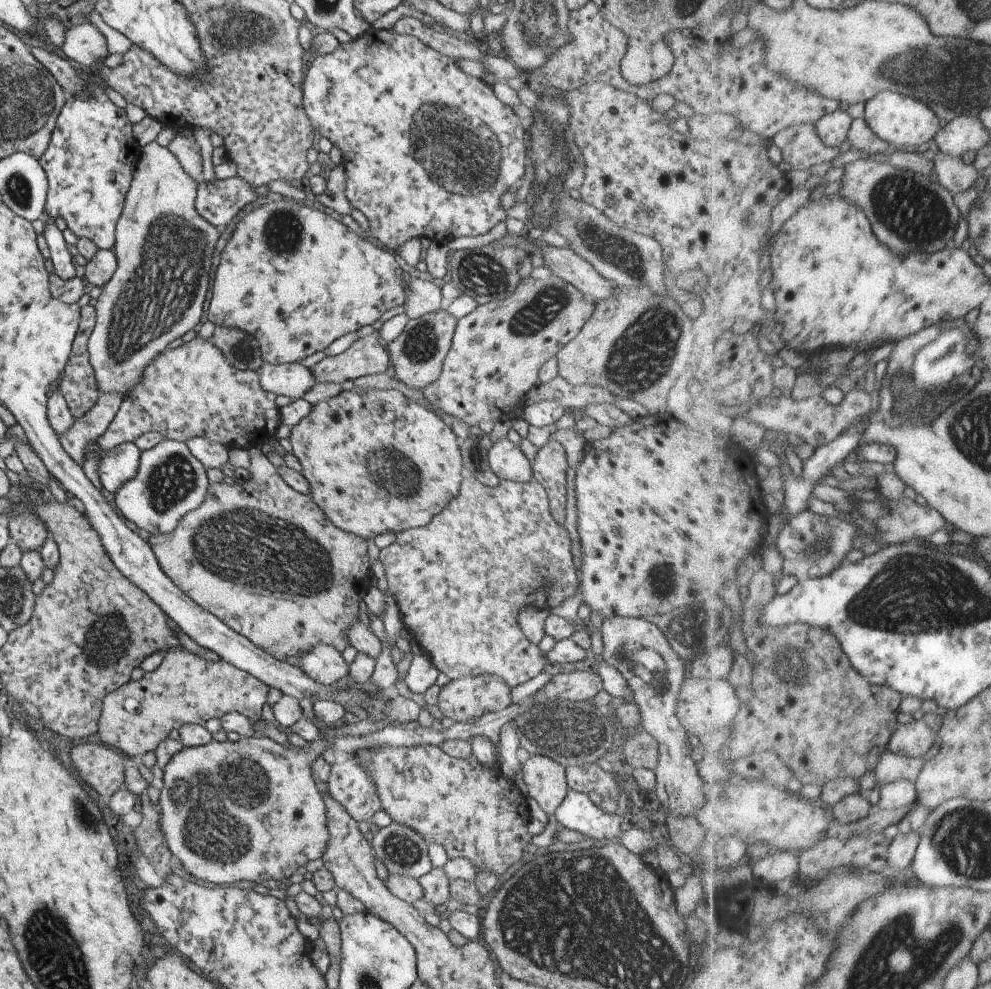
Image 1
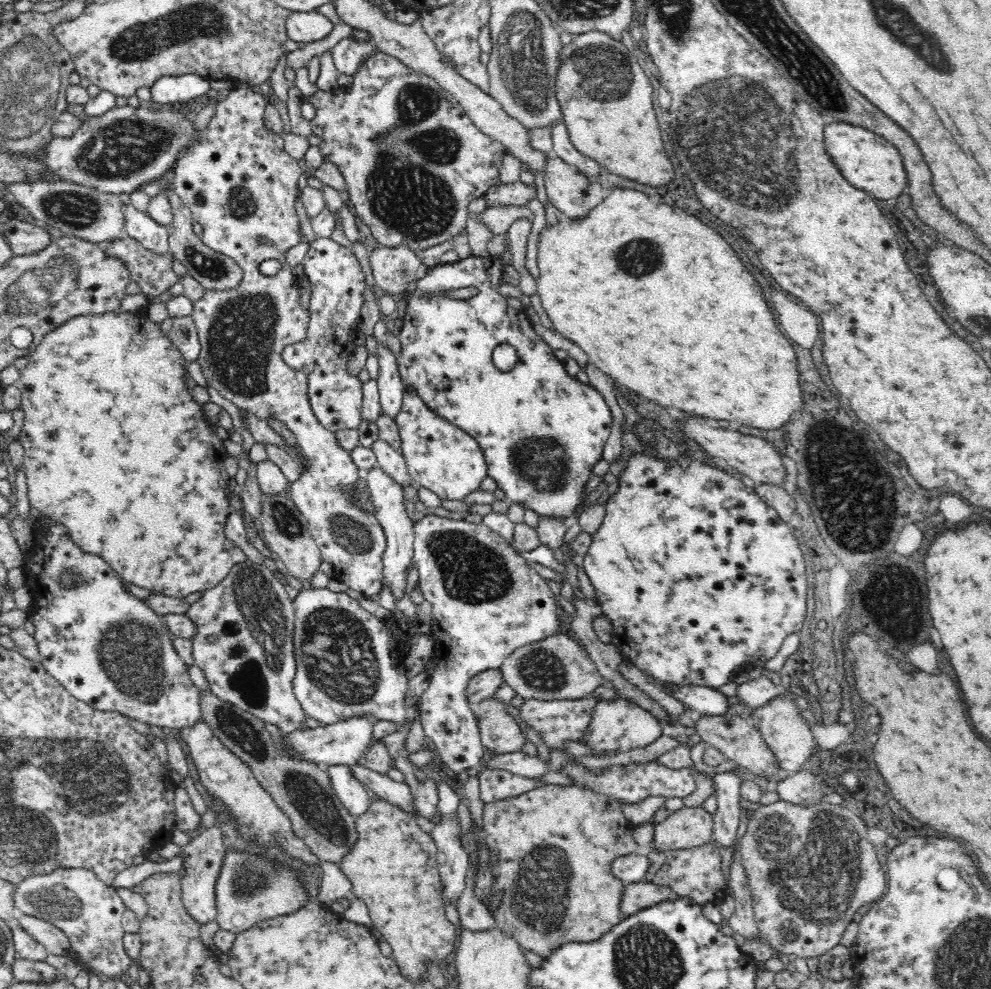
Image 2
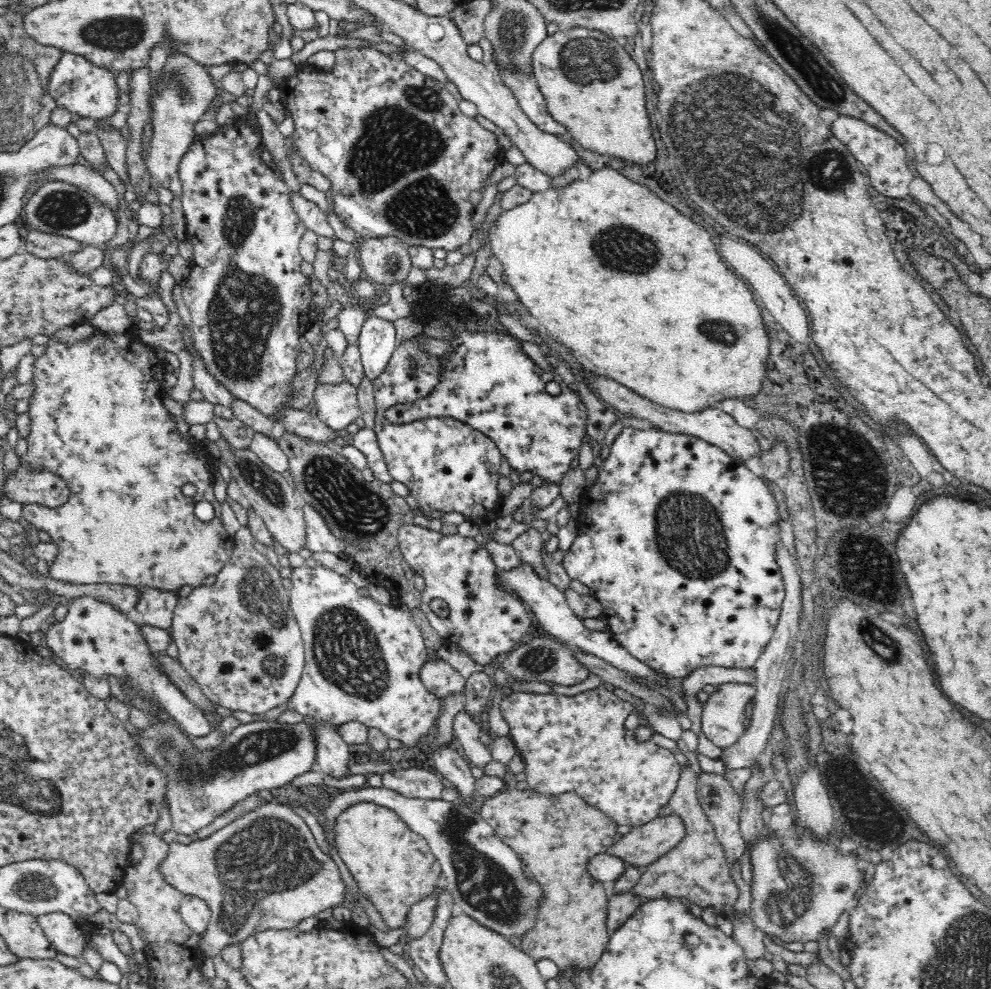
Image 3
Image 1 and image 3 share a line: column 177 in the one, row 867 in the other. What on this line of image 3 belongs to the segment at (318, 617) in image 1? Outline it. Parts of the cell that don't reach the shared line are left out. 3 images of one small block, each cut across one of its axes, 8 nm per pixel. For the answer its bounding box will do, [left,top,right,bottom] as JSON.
[480,788,623,971]

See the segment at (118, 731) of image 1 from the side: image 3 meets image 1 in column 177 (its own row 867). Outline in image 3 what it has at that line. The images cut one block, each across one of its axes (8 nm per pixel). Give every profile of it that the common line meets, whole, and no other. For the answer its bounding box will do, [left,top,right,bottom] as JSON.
[631,767,738,912]

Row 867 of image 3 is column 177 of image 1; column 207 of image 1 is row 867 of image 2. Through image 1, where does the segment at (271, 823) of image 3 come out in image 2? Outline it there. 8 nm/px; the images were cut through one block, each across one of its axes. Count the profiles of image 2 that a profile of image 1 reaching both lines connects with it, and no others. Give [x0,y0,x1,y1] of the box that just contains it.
[216,851,307,934]

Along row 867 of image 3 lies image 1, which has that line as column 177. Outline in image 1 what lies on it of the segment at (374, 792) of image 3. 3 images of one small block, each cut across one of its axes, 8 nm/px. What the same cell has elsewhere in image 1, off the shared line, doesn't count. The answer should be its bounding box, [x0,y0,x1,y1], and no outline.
[109,438,208,535]

